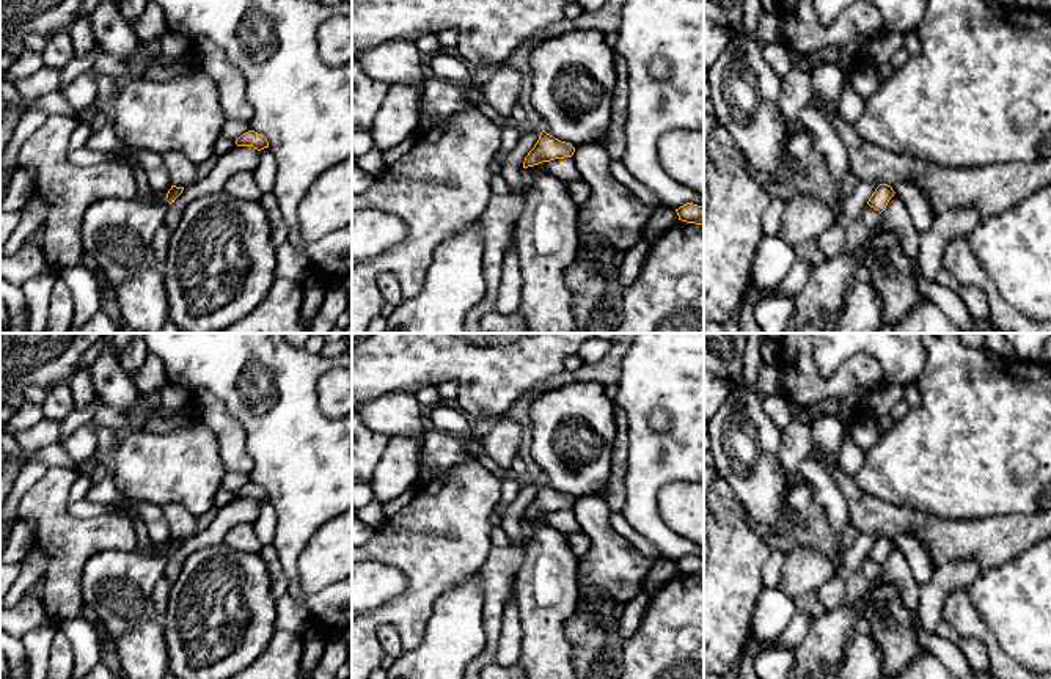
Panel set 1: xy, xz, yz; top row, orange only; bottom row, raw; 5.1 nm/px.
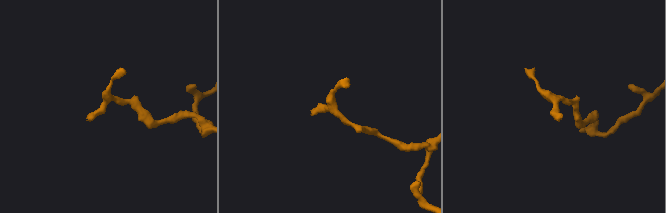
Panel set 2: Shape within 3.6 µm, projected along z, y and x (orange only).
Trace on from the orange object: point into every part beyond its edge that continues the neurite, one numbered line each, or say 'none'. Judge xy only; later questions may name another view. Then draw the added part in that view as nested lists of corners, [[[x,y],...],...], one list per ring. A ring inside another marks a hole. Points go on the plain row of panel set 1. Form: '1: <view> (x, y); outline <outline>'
1: xy (118, 585); outline [[[105,550],[91,556],[82,574],[82,596],[113,638],[156,618],[152,591],[170,555]]]

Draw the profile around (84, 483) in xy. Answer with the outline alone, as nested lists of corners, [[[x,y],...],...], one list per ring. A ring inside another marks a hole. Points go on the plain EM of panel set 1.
[[[91,473],[86,475],[77,475],[75,483],[71,489],[71,501],[77,501],[82,498],[86,498],[88,490],[93,487]]]

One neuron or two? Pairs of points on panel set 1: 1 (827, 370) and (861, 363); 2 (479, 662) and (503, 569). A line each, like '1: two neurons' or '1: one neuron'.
1: two neurons
2: one neuron

